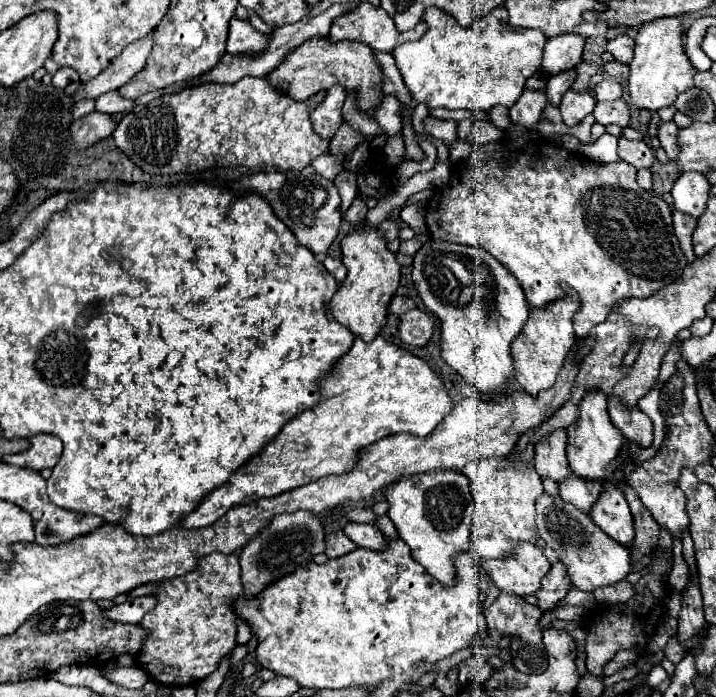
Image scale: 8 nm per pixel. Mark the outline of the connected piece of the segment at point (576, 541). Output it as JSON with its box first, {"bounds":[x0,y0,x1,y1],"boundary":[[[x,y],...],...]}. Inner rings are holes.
{"bounds":[536,494,630,592],"boundary":[[[542,494],[538,498],[536,524],[538,534],[546,546],[558,554],[562,564],[566,564],[568,576],[576,588],[592,592],[596,588],[616,584],[628,576],[630,552],[616,540],[608,538],[586,512],[574,508],[572,504],[566,504],[558,494]]]}

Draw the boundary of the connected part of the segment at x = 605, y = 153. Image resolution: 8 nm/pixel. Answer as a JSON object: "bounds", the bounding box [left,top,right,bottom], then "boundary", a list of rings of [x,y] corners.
{"bounds":[576,133,619,164],"boundary":[[[605,133],[593,144],[580,145],[576,152],[590,160],[607,164],[619,161],[617,149],[618,138],[609,133]]]}

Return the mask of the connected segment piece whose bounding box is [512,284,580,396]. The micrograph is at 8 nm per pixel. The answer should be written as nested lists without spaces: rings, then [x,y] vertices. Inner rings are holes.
[[[562,284],[564,298],[552,300],[552,304],[546,304],[542,308],[530,308],[528,320],[520,332],[520,336],[512,344],[512,358],[514,358],[514,378],[520,382],[520,386],[530,394],[536,396],[540,390],[546,390],[554,386],[554,380],[564,364],[566,352],[574,344],[574,328],[572,318],[580,308],[578,298],[574,292]]]

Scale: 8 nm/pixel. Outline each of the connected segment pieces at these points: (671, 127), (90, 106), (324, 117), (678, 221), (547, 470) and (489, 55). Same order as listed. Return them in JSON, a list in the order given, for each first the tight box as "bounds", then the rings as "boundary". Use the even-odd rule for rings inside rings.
[{"bounds":[658,120,680,160],"boundary":[[[660,120],[658,122],[658,140],[660,140],[660,146],[666,150],[670,160],[676,160],[676,156],[680,152],[678,144],[676,144],[676,132],[678,132],[678,126],[674,124],[674,120],[670,120],[670,122]]]},{"bounds":[72,100,94,120],"boundary":[[[80,100],[80,102],[76,102],[74,106],[72,106],[72,120],[78,120],[78,118],[82,118],[82,116],[86,116],[86,114],[90,114],[94,110],[94,100]]]},{"bounds":[310,84,346,140],"boundary":[[[336,84],[334,88],[330,88],[326,100],[322,104],[318,104],[314,108],[314,112],[310,112],[310,120],[314,124],[314,132],[318,136],[322,136],[324,140],[332,140],[332,136],[340,128],[344,100],[346,100],[346,88]]]},{"bounds":[674,212,696,262],"boundary":[[[674,212],[674,232],[676,232],[676,238],[680,240],[680,248],[686,256],[688,262],[694,262],[694,250],[692,250],[692,232],[696,228],[696,220],[688,214],[682,214],[682,212]]]},{"bounds":[534,432,570,482],"boundary":[[[552,432],[546,440],[540,440],[536,444],[534,466],[542,478],[550,478],[554,482],[564,480],[570,474],[566,460],[566,432]]]},{"bounds":[394,6,546,110],"boundary":[[[430,6],[424,14],[424,22],[428,24],[428,32],[414,42],[400,44],[394,48],[396,66],[406,82],[406,88],[412,92],[416,102],[424,102],[428,108],[478,108],[490,110],[492,106],[506,106],[510,108],[522,94],[526,80],[540,70],[542,64],[542,50],[546,44],[544,32],[528,30],[528,28],[510,28],[506,22],[506,10],[500,6],[486,16],[476,18],[470,26],[460,26],[450,14],[442,12],[436,6]]]}]

